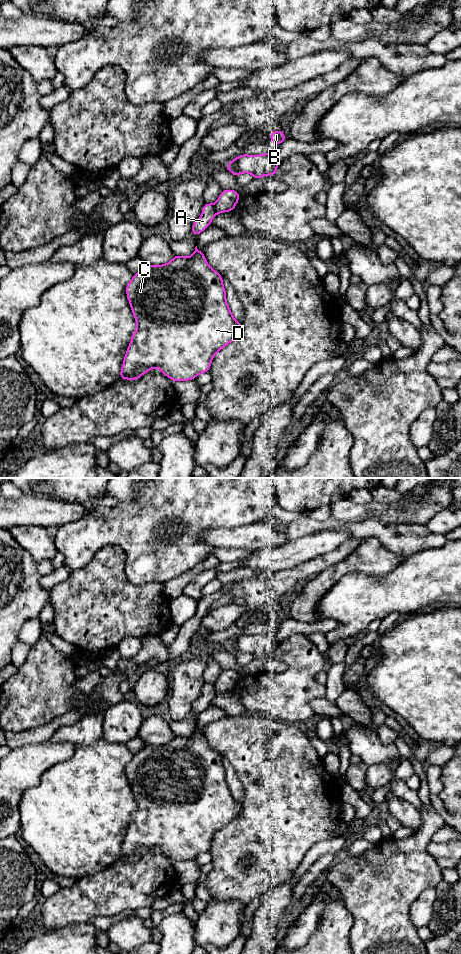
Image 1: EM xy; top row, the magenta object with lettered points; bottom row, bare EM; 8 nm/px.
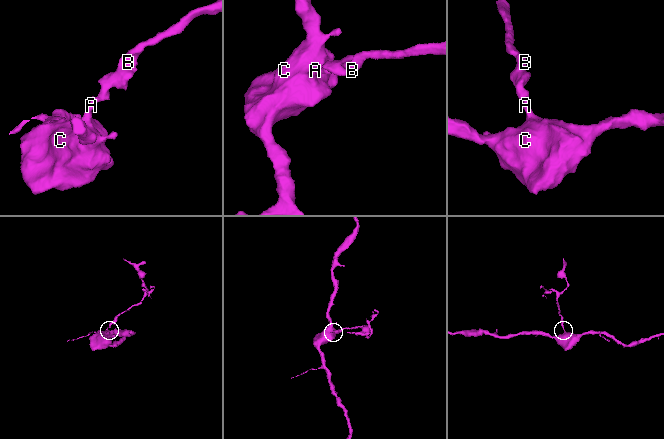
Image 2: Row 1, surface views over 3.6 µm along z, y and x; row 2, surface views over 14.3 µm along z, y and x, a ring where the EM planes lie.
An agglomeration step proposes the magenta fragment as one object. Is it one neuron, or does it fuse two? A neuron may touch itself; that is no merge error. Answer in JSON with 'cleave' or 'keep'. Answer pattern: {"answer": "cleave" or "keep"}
{"answer": "cleave"}

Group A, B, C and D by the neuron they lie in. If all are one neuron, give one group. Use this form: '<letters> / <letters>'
A C D / B

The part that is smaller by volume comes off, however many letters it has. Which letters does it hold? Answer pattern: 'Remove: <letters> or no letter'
Remove: B

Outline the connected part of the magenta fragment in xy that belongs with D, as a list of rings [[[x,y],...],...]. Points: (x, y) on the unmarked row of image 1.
[[[197,726],[190,737],[175,735],[167,744],[146,745],[126,765],[126,774],[138,807],[131,816],[120,859],[136,860],[156,847],[174,862],[193,860],[197,855],[209,851],[215,834],[231,823],[242,810],[242,804],[234,799],[227,784],[222,756],[209,746]]]

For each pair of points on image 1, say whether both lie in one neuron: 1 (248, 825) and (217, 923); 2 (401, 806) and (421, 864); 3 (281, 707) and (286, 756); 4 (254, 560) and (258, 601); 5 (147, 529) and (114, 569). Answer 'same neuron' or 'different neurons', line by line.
1: different neurons
2: different neurons
3: different neurons
4: different neurons
5: different neurons

